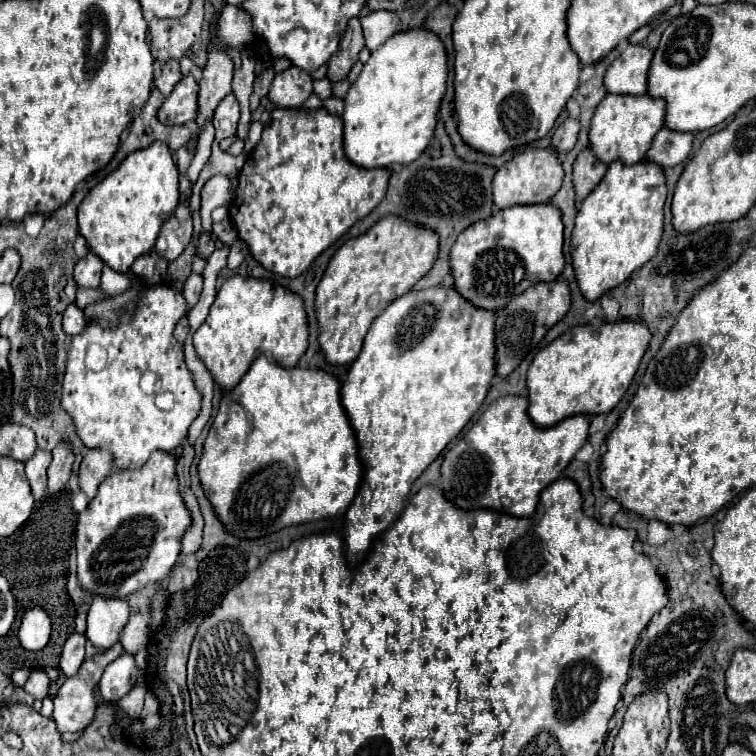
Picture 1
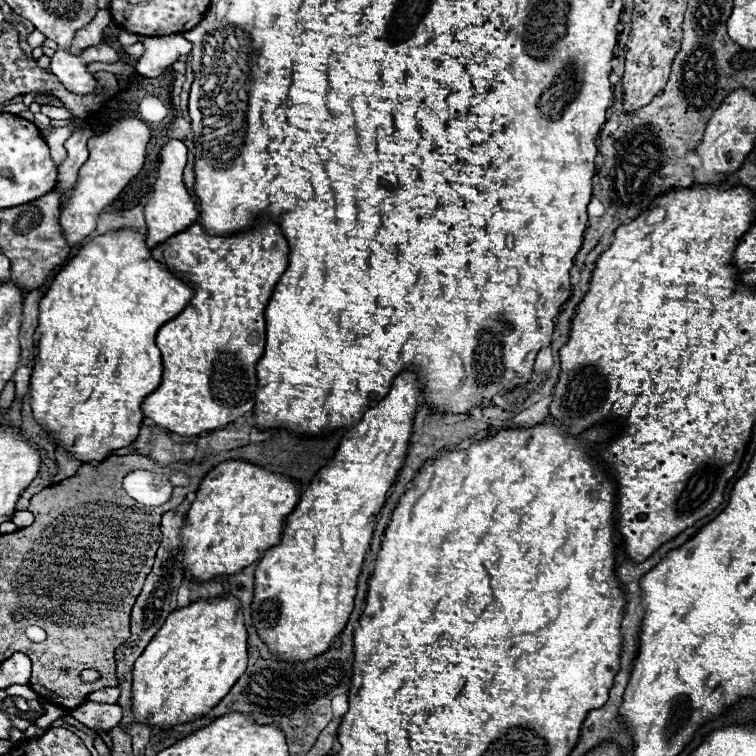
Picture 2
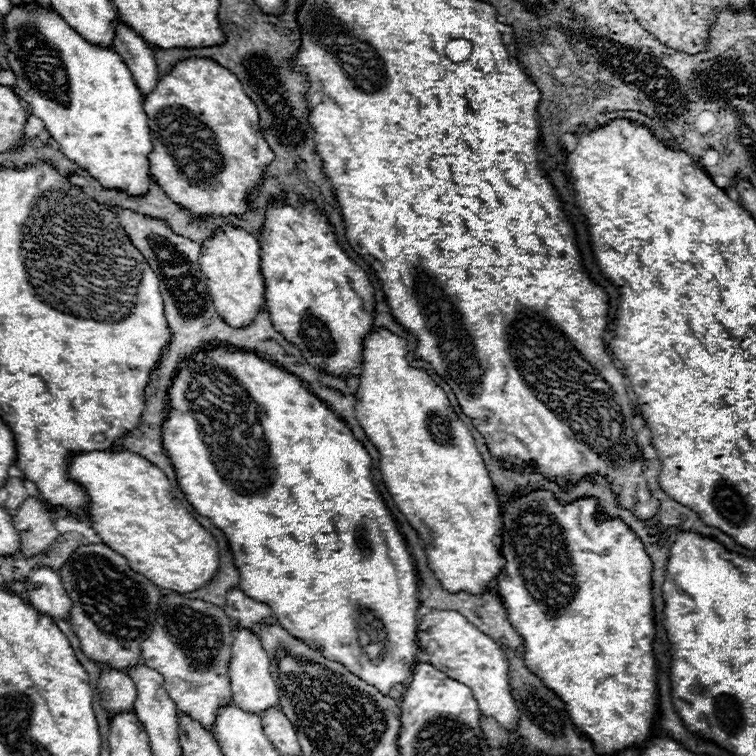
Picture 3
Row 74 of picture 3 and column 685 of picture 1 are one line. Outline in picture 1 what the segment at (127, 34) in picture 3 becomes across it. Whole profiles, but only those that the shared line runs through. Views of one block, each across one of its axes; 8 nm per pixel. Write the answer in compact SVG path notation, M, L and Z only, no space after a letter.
M662 128L656 138L652 140L652 146L646 154L646 160L670 168L676 164L682 164L692 150L692 134L690 132L674 132L668 128Z

